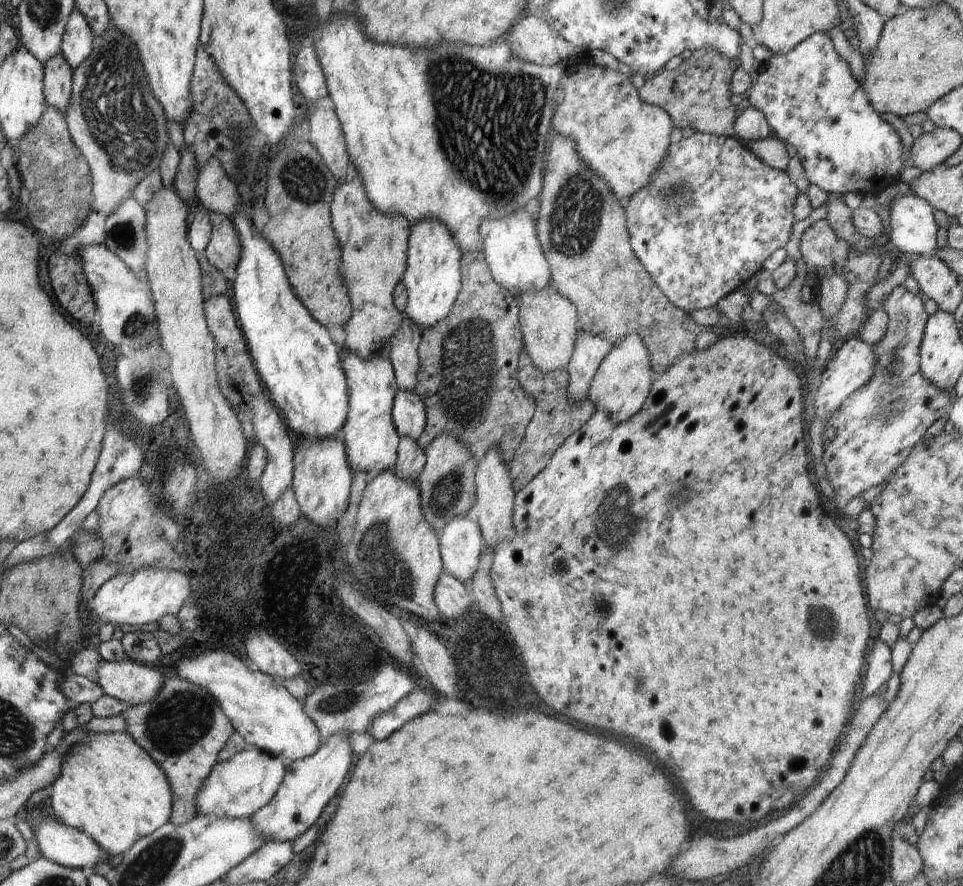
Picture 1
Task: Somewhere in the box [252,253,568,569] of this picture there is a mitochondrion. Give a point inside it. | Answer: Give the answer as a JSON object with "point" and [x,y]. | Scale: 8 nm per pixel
{"point":[471,366]}

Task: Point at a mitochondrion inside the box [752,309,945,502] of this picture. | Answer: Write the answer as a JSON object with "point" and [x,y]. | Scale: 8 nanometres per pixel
{"point":[885,410]}

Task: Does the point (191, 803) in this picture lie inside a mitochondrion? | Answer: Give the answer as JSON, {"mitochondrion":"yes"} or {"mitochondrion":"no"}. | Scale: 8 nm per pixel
{"mitochondrion":"no"}

